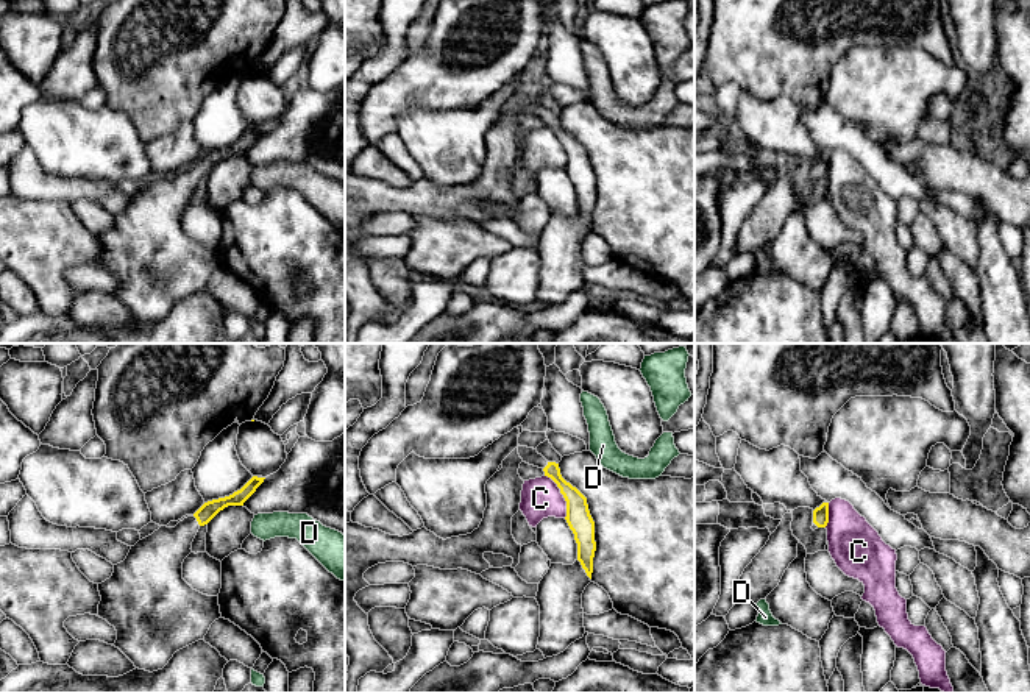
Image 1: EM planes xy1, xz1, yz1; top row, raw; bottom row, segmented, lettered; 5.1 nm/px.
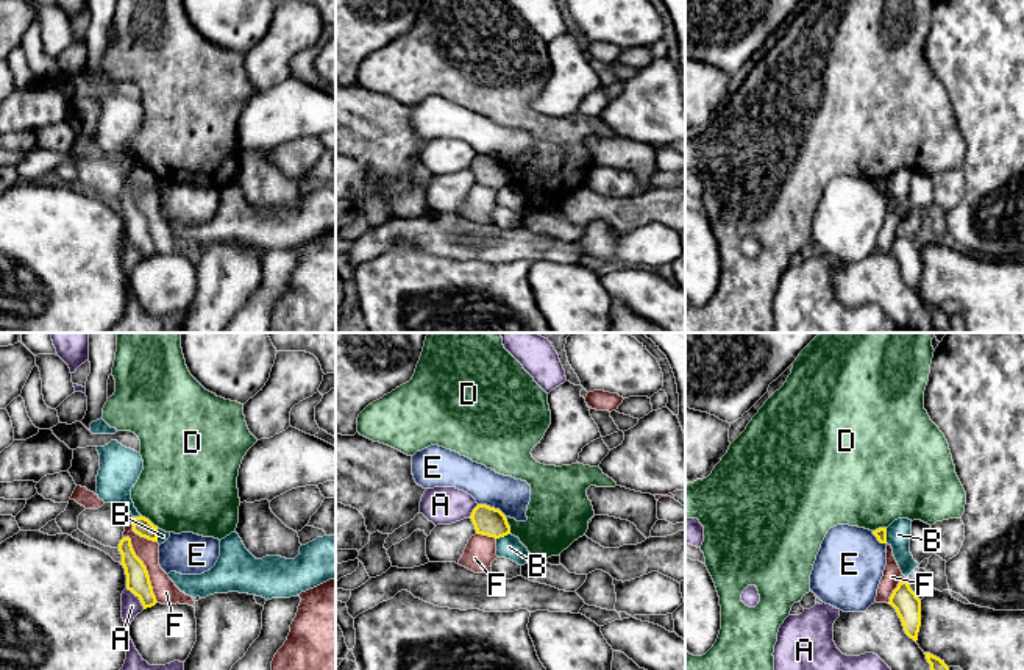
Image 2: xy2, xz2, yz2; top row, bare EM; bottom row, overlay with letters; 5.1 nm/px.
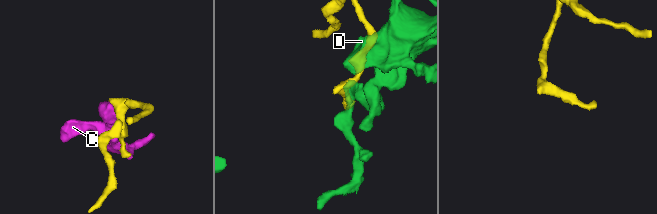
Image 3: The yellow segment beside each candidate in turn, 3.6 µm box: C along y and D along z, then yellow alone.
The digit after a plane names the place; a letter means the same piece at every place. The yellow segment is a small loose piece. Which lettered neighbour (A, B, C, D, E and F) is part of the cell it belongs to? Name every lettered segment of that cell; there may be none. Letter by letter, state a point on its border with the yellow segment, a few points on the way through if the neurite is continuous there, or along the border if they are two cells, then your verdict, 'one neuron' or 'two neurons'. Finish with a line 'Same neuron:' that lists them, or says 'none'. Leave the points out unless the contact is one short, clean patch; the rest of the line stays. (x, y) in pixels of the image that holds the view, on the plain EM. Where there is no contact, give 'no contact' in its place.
A: contact xy2 (139, 249); border xy2 (127, 238), (144, 258); two neurons
B: contact yz2 (885, 186); border yz2 (885, 178), (887, 192); two neurons
C: contact xz1 (562, 144); border xz1 (545, 125), (556, 135), (565, 152), (565, 167); two neurons
D: contact xy2 (149, 171); border xy2 (141, 164), (158, 177); two neurons
E: contact xz2 (492, 158); border xz2 (478, 153), (498, 158), (506, 166); two neurons
F: contact xy2 (145, 217); border xy2 (124, 186), (130, 189), (135, 205), (145, 217), (158, 252); two neurons
Same neuron: none

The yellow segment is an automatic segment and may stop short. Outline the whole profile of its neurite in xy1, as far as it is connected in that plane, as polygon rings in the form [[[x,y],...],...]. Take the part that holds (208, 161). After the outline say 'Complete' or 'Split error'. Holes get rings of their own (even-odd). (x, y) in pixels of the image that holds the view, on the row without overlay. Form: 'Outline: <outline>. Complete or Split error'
Outline: [[[253,126],[240,140],[204,153],[175,178],[161,176],[131,197],[126,209],[114,215],[112,226],[98,234],[101,247],[98,267],[115,278],[117,290],[112,297],[119,298],[136,318],[150,323],[162,320],[176,301],[203,290],[211,275],[222,267],[218,247],[203,245],[183,229],[183,212],[192,203],[198,179],[225,158],[243,156],[264,130]]]. Split error

